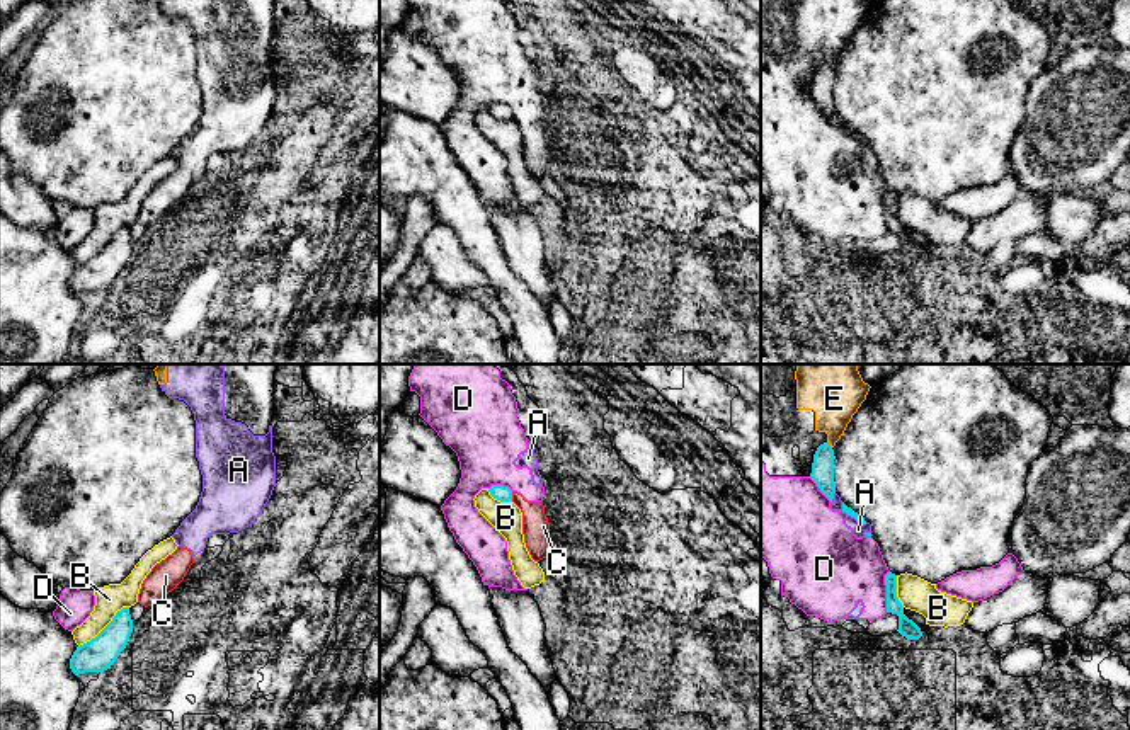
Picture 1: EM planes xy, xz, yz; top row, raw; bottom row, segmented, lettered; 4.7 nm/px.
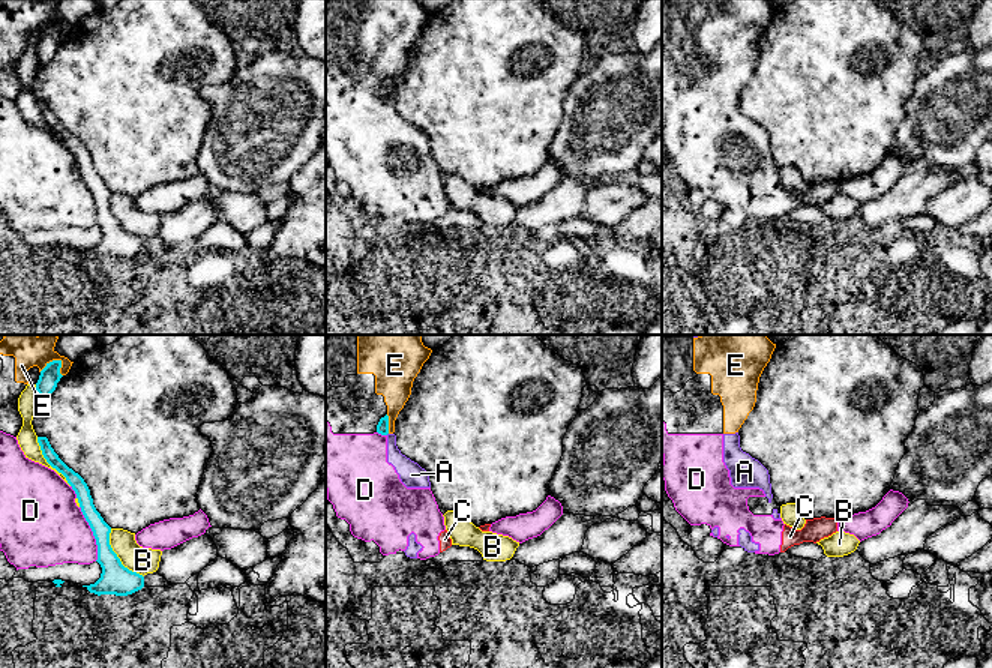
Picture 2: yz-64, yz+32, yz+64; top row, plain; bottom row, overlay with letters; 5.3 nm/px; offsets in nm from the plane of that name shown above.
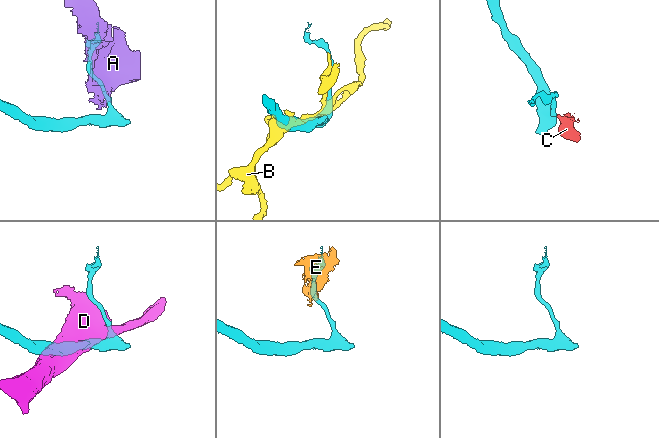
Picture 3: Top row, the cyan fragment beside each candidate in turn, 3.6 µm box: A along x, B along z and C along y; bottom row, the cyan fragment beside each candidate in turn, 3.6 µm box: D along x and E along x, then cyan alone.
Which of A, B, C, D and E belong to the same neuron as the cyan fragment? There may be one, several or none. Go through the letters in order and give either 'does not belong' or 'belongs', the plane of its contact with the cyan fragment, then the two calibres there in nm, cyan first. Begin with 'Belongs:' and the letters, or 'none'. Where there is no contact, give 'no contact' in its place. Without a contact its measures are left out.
Belongs: none
A: does not belong | yz | 40/60 nm
B: does not belong | xy | 160/140 nm
C: does not belong | xz | 80/130 nm
D: does not belong | yz | 90/340 nm
E: does not belong | yz | 110/280 nm

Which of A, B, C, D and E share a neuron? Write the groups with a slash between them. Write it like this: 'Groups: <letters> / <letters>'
Groups: A C D E / B

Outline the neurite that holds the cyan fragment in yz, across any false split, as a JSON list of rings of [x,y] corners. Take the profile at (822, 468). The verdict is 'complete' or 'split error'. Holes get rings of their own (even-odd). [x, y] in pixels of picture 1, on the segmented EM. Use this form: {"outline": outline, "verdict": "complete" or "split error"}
{"outline": [[[824,442],[817,448],[812,463],[810,478],[817,483],[820,492],[832,502],[836,493],[834,482],[834,449],[829,442]]], "verdict": "complete"}

